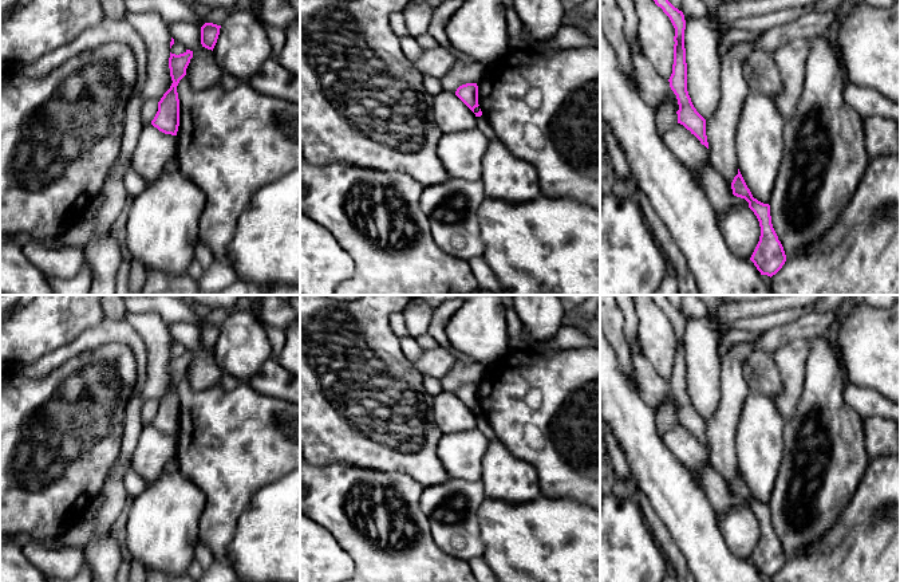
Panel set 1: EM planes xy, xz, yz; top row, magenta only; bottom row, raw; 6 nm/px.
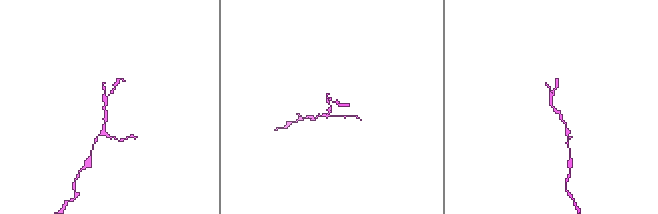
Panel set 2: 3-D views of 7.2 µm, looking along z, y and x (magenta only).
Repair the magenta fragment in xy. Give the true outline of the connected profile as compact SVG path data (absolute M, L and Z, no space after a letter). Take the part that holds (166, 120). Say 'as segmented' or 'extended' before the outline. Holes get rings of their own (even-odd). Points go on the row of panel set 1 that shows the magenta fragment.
as segmented; M186 50L183 54L175 55L170 52L169 68L171 86L158 102L158 111L151 125L165 134L177 135L179 126L179 99L177 86L186 75L186 68L193 58L193 51Z

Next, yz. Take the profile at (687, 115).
as segmented; M654 0L658 7L670 17L674 28L674 64L668 79L670 87L676 95L679 110L678 123L683 125L694 134L702 145L708 149L706 135L706 119L696 111L687 91L687 63L684 48L686 20L682 11L675 8L668 0Z

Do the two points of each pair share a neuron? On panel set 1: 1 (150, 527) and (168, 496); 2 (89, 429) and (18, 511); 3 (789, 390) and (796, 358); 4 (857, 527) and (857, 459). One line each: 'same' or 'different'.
1: same
2: same
3: same
4: different

